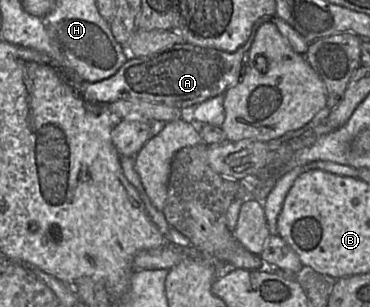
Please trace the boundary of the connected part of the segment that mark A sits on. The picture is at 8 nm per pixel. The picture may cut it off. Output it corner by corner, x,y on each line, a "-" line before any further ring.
277,16
258,19
247,42
235,52
192,45
175,30
138,28
126,45
130,57
121,68
113,76
101,81
81,80
78,91
83,99
91,101
90,103
140,99
178,107
181,110
191,110
209,98
224,94
240,80
248,52
260,26
265,22
275,24
295,52
303,55
307,52
310,43
291,25

